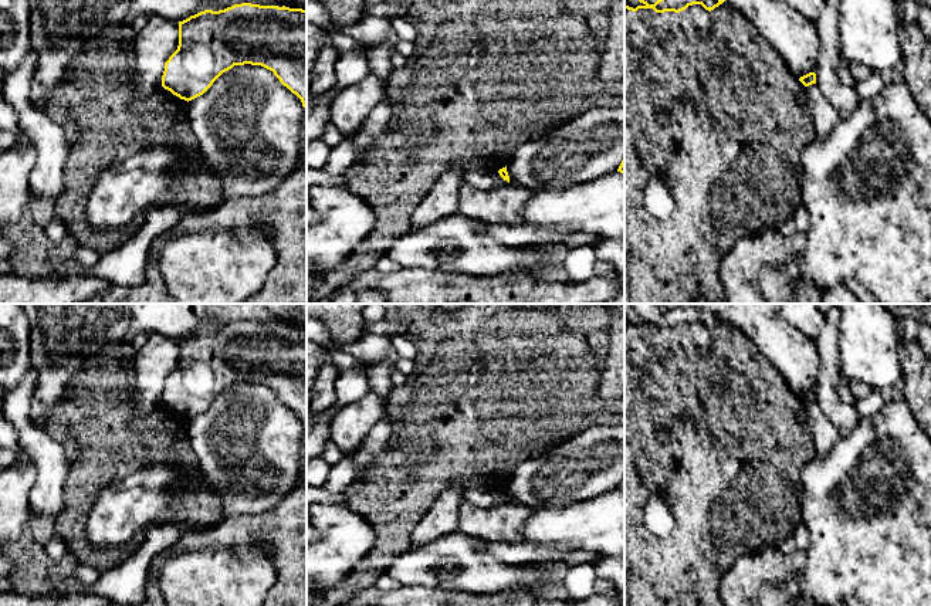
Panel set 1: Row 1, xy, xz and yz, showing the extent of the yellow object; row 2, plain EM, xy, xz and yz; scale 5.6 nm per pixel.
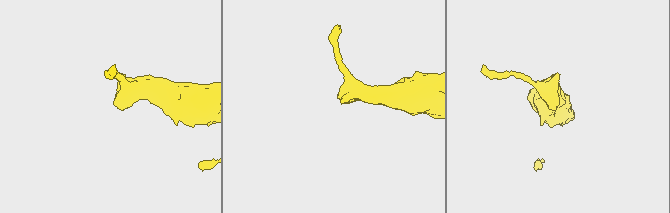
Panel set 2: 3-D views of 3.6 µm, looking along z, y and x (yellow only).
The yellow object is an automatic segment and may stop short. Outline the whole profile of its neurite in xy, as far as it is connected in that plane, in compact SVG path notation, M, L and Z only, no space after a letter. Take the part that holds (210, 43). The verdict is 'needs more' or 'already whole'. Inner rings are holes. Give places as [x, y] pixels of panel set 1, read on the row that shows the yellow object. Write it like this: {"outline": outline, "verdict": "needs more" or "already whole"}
{"outline": "M241 3L179 21L179 45L165 62L162 87L189 102L203 95L223 72L244 64L272 71L307 111L307 10Z", "verdict": "already whole"}

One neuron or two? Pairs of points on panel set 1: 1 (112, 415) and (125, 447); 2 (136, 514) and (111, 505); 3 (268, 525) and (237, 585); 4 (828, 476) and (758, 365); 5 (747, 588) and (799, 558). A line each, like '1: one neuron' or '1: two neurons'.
1: one neuron
2: one neuron
3: two neurons
4: two neurons
5: one neuron

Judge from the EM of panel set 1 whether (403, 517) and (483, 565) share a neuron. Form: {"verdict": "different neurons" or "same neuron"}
{"verdict": "different neurons"}

